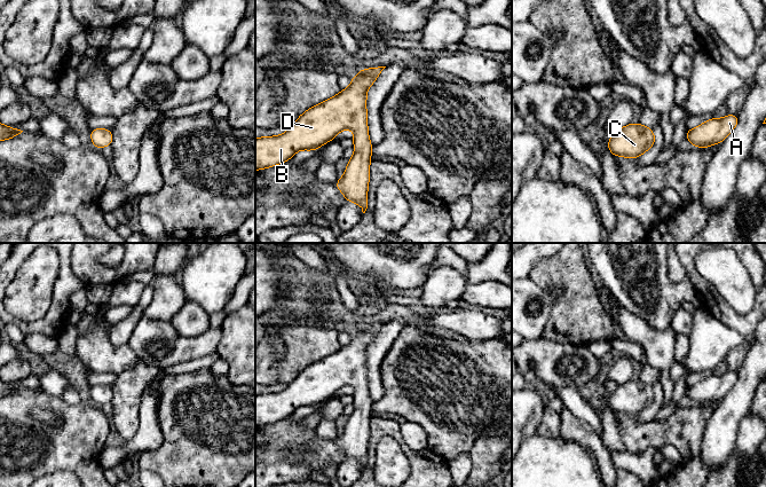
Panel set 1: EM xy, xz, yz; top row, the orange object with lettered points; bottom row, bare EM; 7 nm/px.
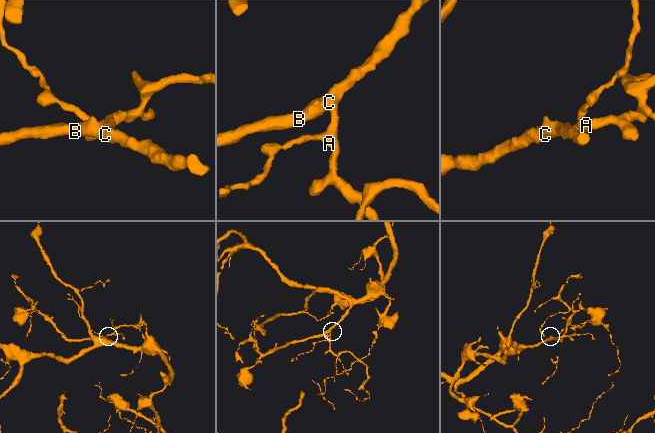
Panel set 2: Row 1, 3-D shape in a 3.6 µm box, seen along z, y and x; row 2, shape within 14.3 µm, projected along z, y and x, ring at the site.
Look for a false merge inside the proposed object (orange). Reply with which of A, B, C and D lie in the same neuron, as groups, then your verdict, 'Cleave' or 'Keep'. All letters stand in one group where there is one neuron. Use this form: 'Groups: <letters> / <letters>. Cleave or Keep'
Groups: A B C D. Keep

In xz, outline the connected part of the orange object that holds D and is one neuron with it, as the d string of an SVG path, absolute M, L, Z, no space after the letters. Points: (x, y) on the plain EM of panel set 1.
M378 323L360 327L360 329L352 335L352 340L348 345L306 367L284 391L255 395L255 427L285 419L299 407L306 406L314 408L329 398L332 398L342 386L353 386L355 388L353 394L355 409L347 421L343 433L334 441L343 450L346 458L358 461L362 469L365 470L368 465L368 442L370 438L369 423L372 416L371 407L373 404L368 388L366 349L385 324L386 323Z

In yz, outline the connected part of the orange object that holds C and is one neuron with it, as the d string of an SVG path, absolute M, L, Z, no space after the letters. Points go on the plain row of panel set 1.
M629 380L617 385L616 390L608 396L608 406L614 414L638 415L655 400L652 385L638 380Z

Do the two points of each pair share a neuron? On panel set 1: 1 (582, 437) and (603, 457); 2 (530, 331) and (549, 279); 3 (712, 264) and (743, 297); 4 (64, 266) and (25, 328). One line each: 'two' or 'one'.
1: one
2: two
3: one
4: one

